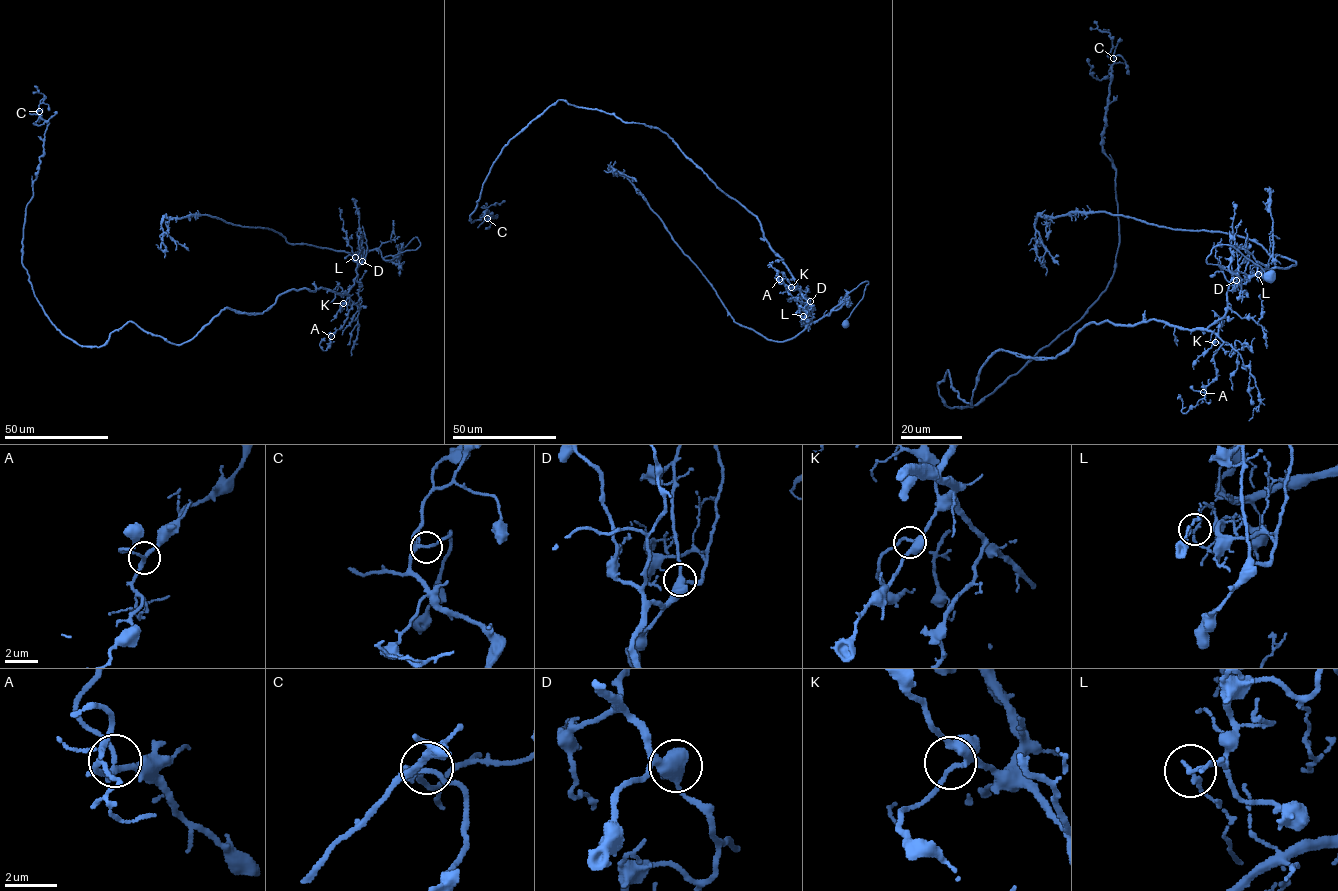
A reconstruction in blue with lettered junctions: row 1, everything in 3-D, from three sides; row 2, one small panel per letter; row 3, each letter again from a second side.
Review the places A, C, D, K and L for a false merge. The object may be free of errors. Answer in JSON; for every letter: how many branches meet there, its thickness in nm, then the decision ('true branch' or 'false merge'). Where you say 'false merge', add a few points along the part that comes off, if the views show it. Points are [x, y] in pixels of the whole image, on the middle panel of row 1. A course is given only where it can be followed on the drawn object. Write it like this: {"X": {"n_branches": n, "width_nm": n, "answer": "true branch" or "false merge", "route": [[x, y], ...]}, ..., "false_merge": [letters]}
{"A": {"n_branches": 3, "width_nm": 200, "answer": "true branch"}, "C": {"n_branches": 3, "width_nm": 160, "answer": "true branch"}, "D": {"n_branches": 3, "width_nm": 360, "answer": "true branch"}, "K": {"n_branches": 3, "width_nm": 200, "answer": "true branch"}, "L": {"n_branches": 2, "width_nm": 130, "answer": "false merge", "route": [[803, 316], [809, 325], [783, 341], [767, 339], [736, 323], [644, 196], [609, 165], [636, 181]]}, "false_merge": ["L"]}

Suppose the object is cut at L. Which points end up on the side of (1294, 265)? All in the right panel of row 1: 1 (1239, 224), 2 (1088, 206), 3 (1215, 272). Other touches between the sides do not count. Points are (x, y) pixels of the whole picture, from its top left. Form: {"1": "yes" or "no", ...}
{"1": "yes", "2": "yes", "3": "no"}

